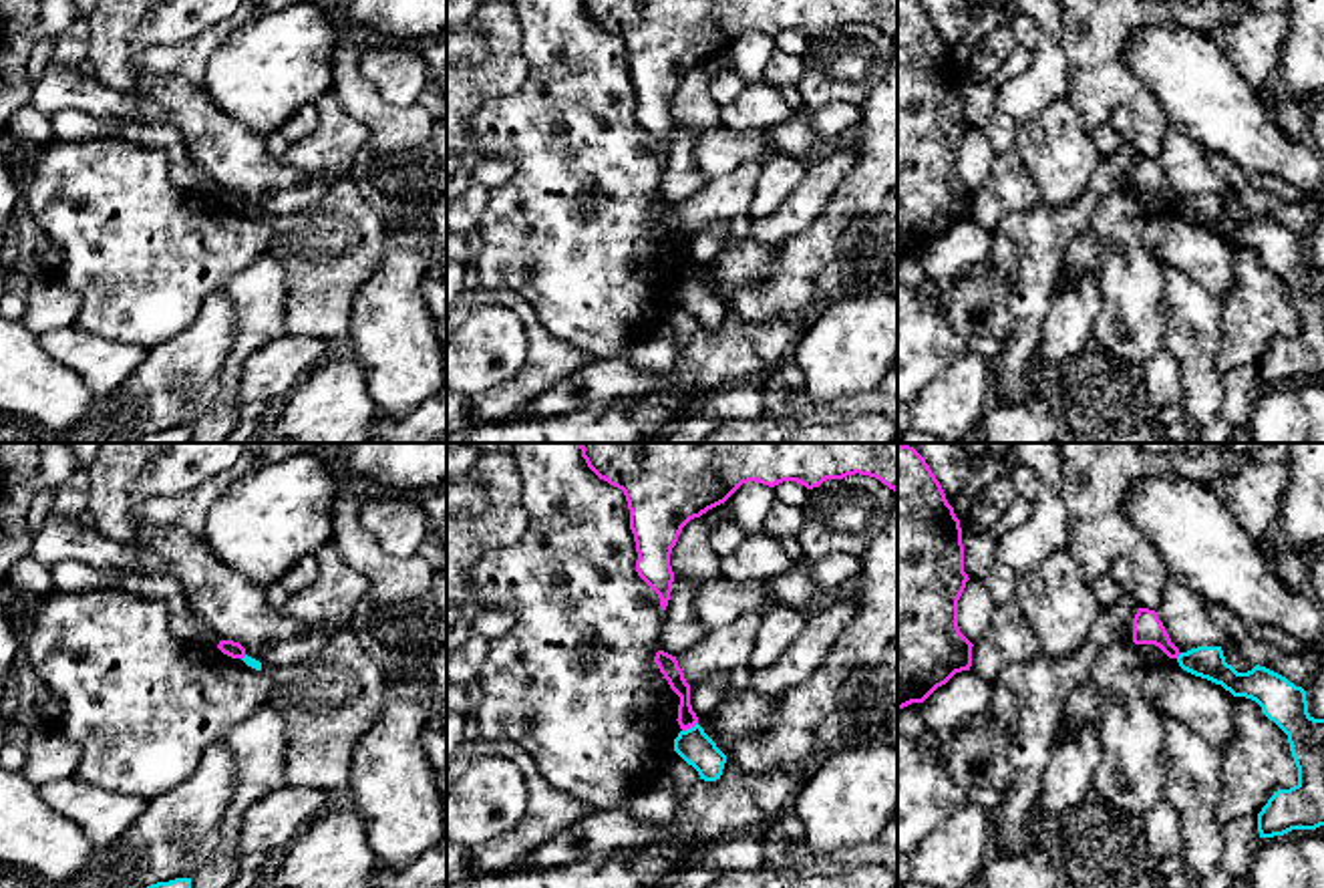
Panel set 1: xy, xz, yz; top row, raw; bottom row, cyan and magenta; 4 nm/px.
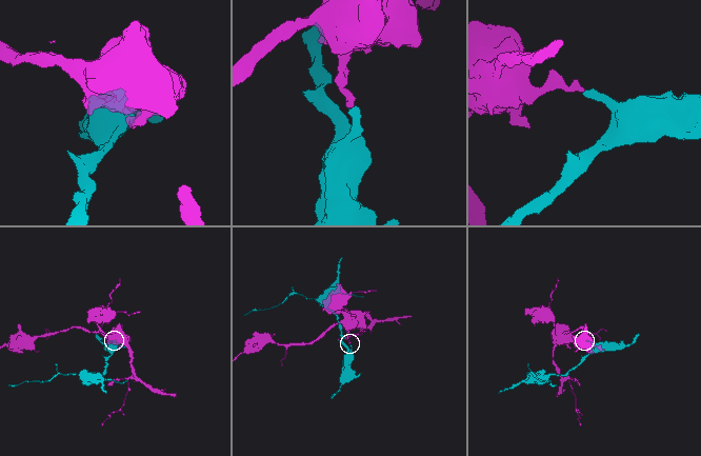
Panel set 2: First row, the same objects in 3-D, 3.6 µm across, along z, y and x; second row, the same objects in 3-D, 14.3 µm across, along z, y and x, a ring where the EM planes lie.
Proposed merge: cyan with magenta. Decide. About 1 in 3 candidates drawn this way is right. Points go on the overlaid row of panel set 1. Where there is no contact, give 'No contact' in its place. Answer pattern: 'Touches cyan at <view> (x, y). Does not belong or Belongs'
Touches cyan at xz (691, 727). Does not belong

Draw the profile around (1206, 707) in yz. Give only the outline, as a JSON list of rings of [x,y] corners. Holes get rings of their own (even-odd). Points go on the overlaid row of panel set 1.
[[[1177,658],[1147,664],[1143,699],[1159,715],[1189,725],[1217,751],[1223,751],[1233,737],[1233,695],[1183,671]]]

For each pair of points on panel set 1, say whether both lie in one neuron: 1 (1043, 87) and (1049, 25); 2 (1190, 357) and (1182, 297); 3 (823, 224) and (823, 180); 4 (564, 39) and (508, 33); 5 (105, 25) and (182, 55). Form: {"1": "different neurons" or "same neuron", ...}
{"1": "same neuron", "2": "same neuron", "3": "different neurons", "4": "different neurons", "5": "same neuron"}

